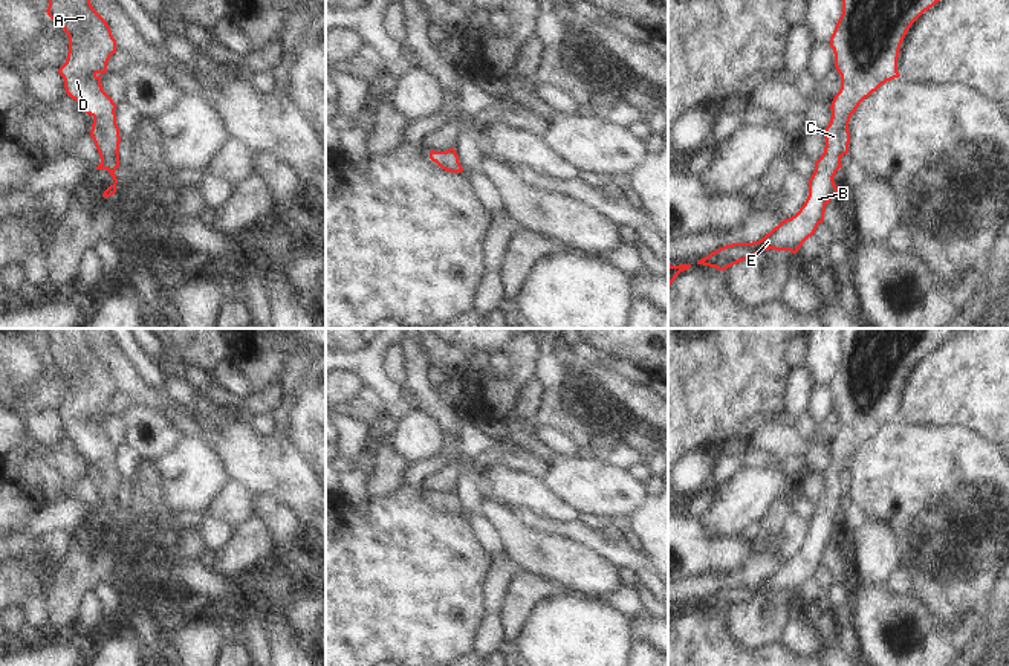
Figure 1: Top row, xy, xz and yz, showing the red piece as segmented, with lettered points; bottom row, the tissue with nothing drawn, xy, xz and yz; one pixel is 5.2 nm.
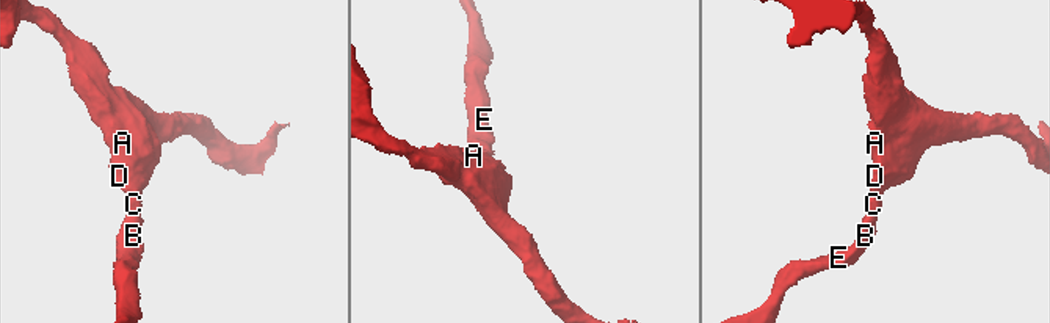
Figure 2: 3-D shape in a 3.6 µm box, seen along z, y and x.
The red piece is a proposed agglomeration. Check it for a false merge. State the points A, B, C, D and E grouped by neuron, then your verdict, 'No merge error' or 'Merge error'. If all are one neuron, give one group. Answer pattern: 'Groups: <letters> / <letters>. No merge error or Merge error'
Groups: A B C D E. No merge error.

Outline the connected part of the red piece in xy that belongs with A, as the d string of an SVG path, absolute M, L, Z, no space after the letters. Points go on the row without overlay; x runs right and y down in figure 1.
M46 328L49 336L47 357L58 365L69 379L69 394L66 405L58 411L64 422L67 438L81 446L84 454L93 460L90 480L99 495L101 506L96 512L107 512L115 522L102 539L116 535L118 521L115 513L119 510L119 469L116 466L116 446L102 432L101 419L107 414L107 405L116 396L116 382L107 364L93 351L90 336L86 328Z

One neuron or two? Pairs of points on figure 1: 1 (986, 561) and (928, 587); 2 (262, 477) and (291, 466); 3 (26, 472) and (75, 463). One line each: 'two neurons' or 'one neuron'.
1: one neuron
2: one neuron
3: one neuron

